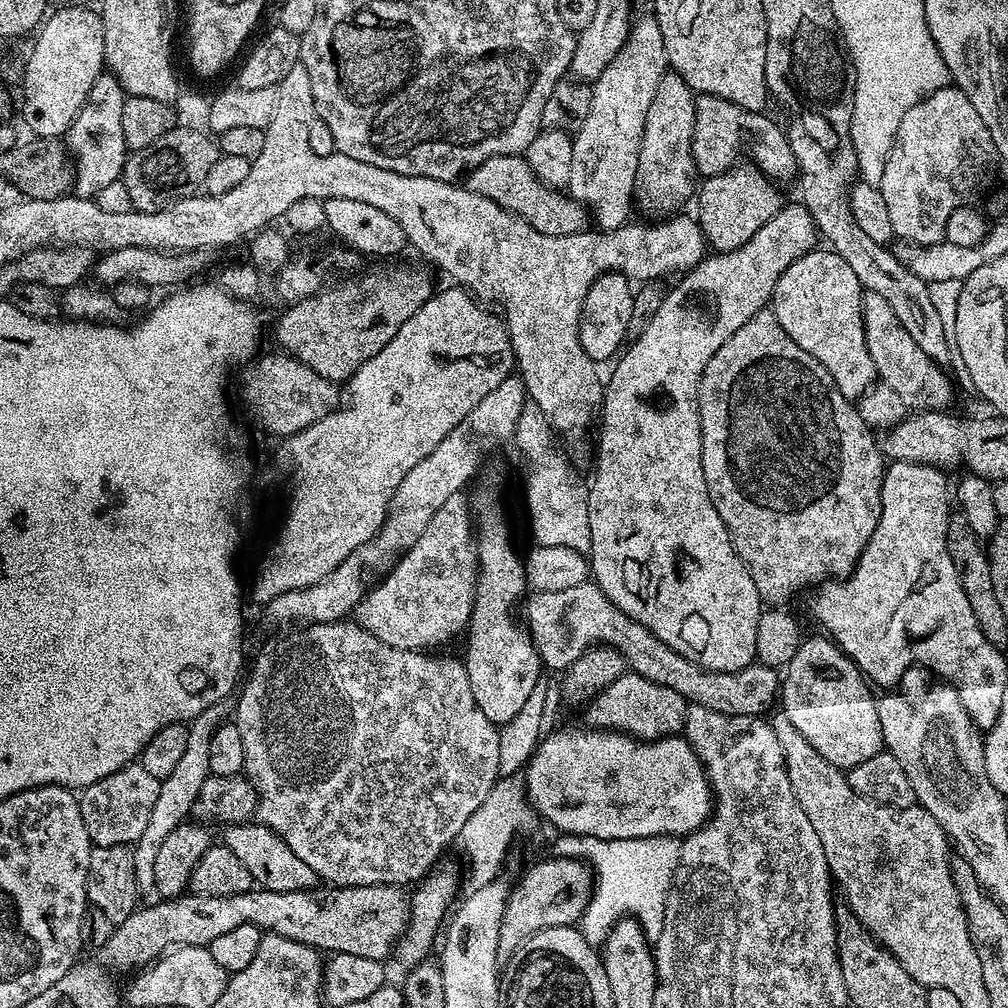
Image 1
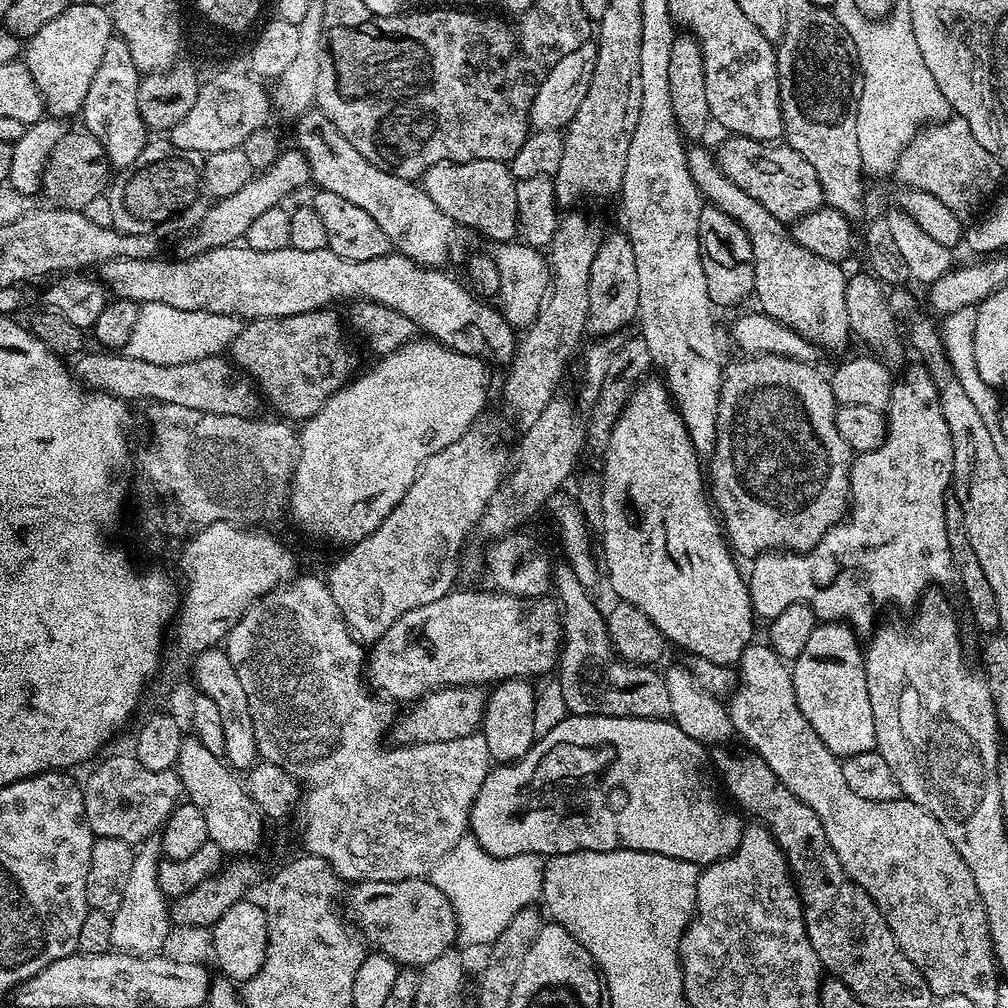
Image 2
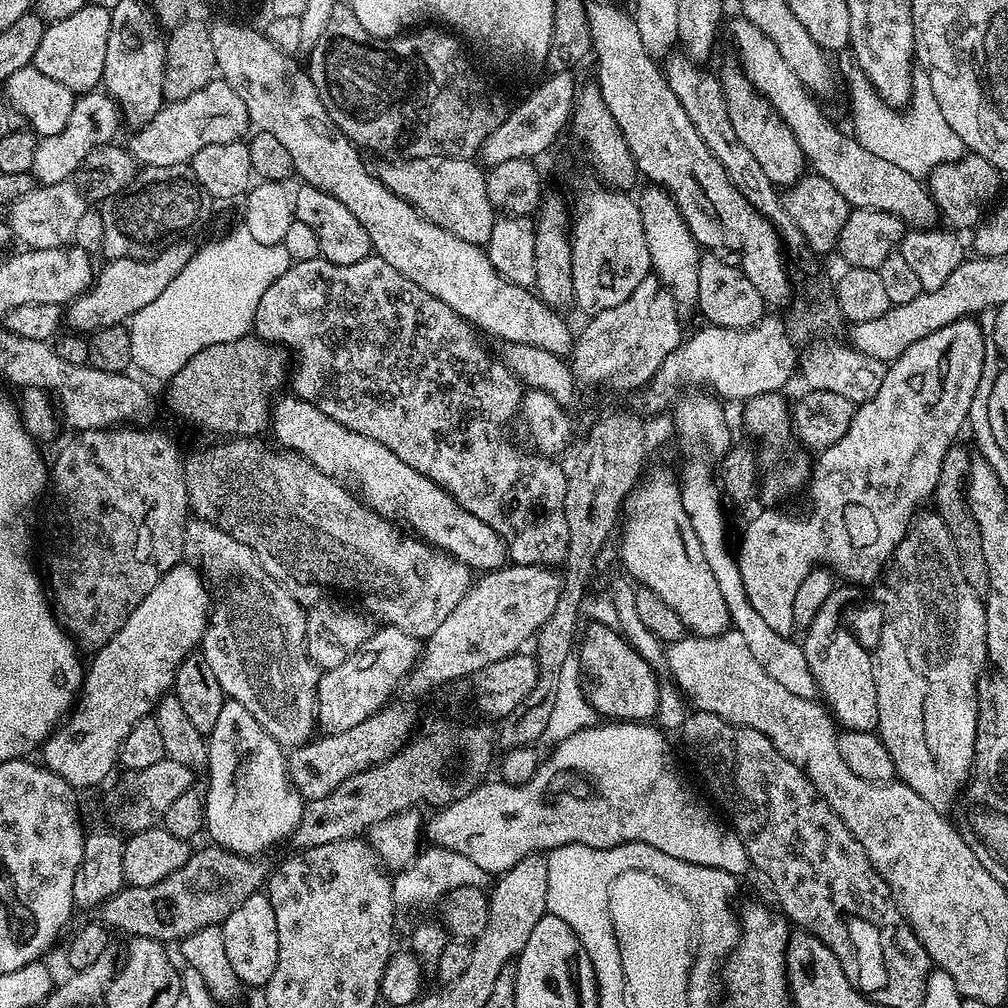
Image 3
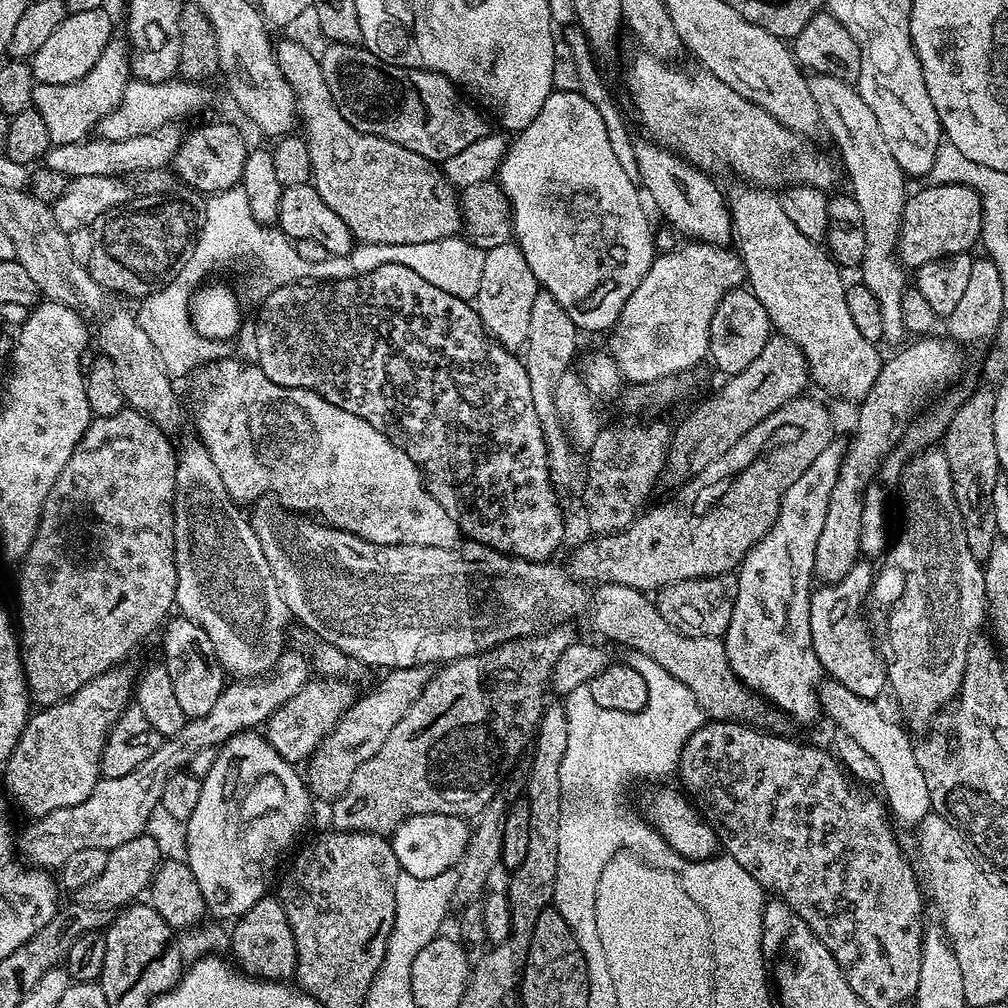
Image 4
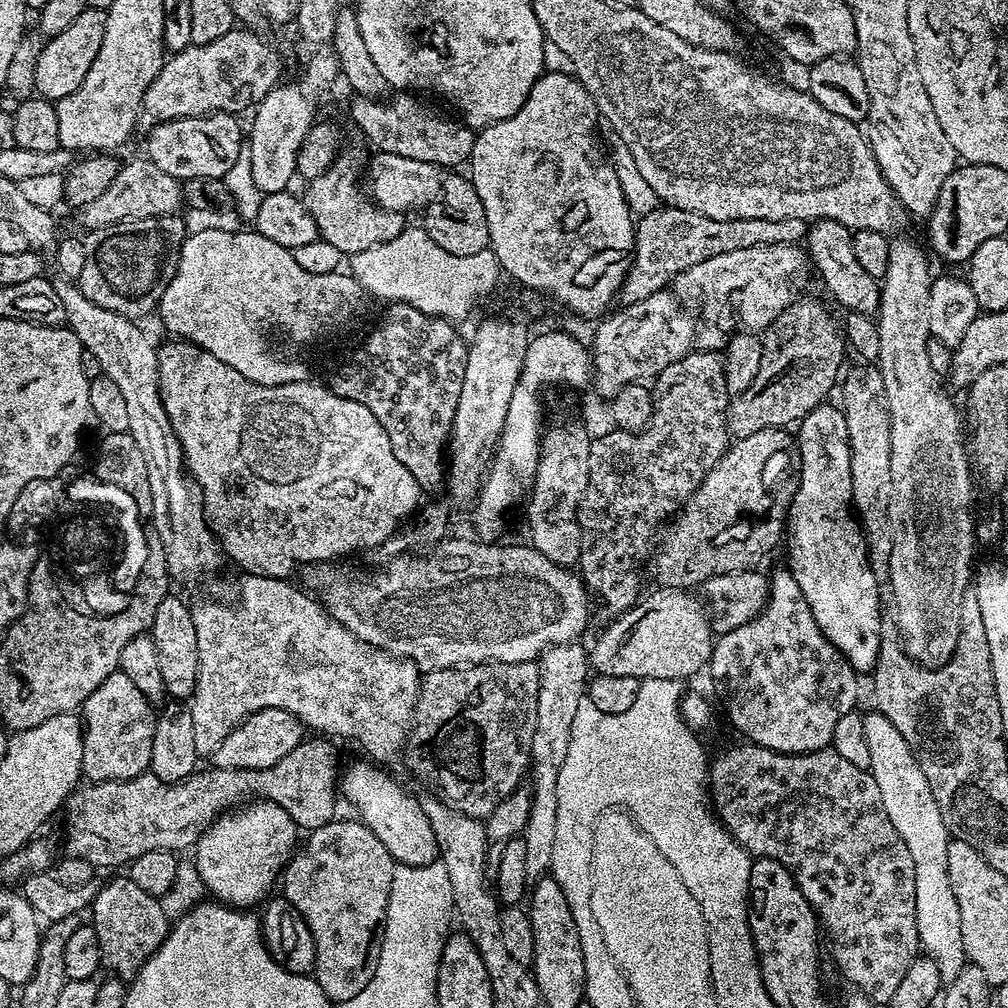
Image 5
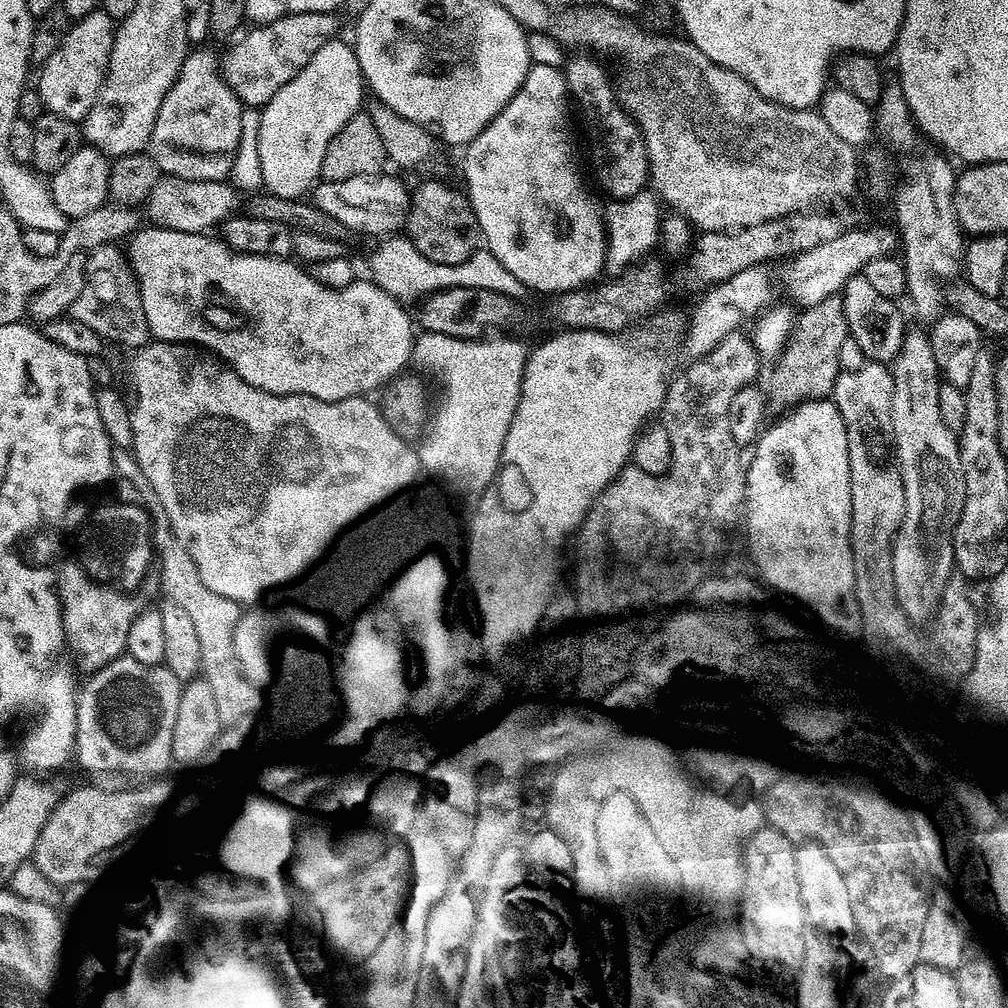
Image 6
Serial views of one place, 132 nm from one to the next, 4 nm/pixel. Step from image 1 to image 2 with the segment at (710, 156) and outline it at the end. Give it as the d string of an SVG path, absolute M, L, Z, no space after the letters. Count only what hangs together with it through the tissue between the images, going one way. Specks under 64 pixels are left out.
M734 135L724 139L728 140L722 141L720 149L715 149L714 152L717 166L722 170L722 174L726 174L726 178L730 178L730 182L734 182L734 186L738 186L738 190L746 190L746 194L750 194L754 202L762 202L767 215L778 218L788 226L806 214L818 210L824 204L822 182L818 182L818 174L814 174L814 166L810 166L810 162L806 162L806 158L802 158L802 154L795 152L788 143L779 145L780 160L772 160L771 154L768 153L769 145L763 140L751 140L745 136Z

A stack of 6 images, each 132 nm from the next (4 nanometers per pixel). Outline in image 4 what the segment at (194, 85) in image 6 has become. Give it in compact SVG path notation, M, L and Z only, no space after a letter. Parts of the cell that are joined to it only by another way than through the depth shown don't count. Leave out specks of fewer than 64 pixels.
M204 124L181 139L170 165L177 181L201 194L222 192L240 184L243 167L249 154L244 136L232 124Z

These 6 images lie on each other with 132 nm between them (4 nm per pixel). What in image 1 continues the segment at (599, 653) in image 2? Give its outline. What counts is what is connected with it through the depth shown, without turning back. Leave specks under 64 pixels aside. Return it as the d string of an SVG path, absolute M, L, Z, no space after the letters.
M628 670L588 701L586 724L590 728L623 732L638 740L661 740L663 736L677 735L683 729L688 706L689 701L678 694L678 690L670 690L670 686L655 684Z

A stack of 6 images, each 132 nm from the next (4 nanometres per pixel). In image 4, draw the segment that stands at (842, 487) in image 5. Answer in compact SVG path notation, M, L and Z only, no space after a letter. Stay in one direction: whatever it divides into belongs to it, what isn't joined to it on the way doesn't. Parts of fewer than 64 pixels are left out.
M857 562L845 576L836 584L826 584L811 593L808 602L808 613L810 614L810 638L814 646L814 654L818 654L818 662L823 666L825 673L831 679L846 686L847 690L856 694L860 698L873 700L877 699L880 691L885 691L888 682L885 661L876 653L876 648L872 645L872 636L868 633L868 628L864 625L864 620L860 617L860 607L864 604L864 599L868 596L868 591L872 588L872 568L865 562Z

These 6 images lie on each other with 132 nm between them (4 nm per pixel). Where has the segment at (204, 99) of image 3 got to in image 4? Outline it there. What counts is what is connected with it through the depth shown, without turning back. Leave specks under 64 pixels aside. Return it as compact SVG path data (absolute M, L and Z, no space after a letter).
M179 123L167 124L150 134L140 134L138 138L122 138L122 142L85 138L69 144L53 144L44 155L42 164L43 167L58 170L58 174L69 178L94 178L95 176L128 178L137 172L166 168L171 165L180 145L182 139L180 127Z

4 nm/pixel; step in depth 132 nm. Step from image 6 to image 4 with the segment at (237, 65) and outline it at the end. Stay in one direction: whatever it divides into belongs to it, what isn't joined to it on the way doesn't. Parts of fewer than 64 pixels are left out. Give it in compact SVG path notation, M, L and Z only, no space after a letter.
M183 78L163 80L157 84L151 84L145 80L129 79L126 90L120 99L120 105L98 126L98 136L102 140L122 142L122 138L138 138L140 134L150 134L167 124L183 121L183 116L191 112L200 112L208 104L208 92L203 83Z

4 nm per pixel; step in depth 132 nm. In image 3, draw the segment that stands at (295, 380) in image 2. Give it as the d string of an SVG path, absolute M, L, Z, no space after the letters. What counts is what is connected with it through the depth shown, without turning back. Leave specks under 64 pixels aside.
M249 334L235 340L234 342L218 342L218 346L206 346L206 350L198 350L198 354L194 354L194 358L190 358L190 362L186 362L186 366L182 366L182 370L178 370L178 374L174 374L172 379L167 381L166 388L168 388L168 404L185 420L188 424L193 424L196 428L201 428L204 432L228 432L224 434L235 434L240 438L256 438L261 435L260 431L267 429L270 424L270 400L268 404L268 392L272 392L280 383L285 383L286 368L284 372L284 356L285 353L281 351L275 344L269 344L267 340L261 340L255 334Z

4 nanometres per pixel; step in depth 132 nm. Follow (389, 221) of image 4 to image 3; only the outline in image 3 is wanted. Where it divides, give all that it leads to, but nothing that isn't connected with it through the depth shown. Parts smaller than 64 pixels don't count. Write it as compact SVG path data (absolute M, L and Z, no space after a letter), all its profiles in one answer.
M427 156L413 160L396 158L378 168L380 181L398 198L410 202L428 221L450 230L463 241L486 246L498 214L486 194L486 172L475 159L459 156Z

